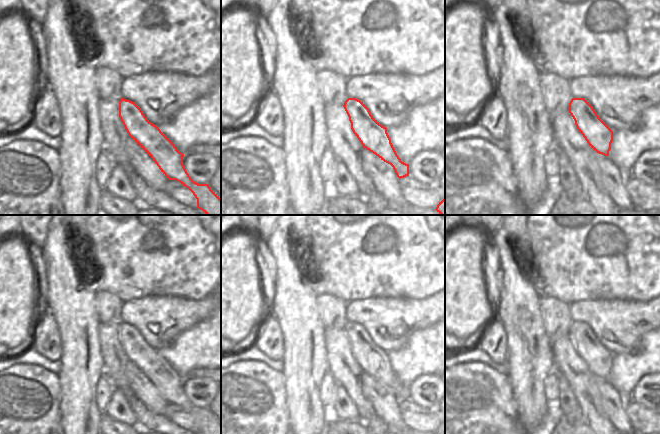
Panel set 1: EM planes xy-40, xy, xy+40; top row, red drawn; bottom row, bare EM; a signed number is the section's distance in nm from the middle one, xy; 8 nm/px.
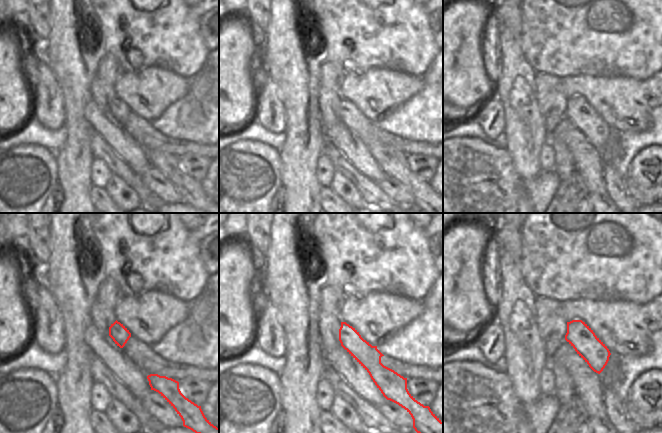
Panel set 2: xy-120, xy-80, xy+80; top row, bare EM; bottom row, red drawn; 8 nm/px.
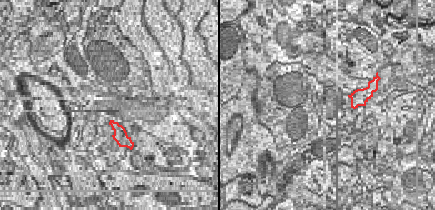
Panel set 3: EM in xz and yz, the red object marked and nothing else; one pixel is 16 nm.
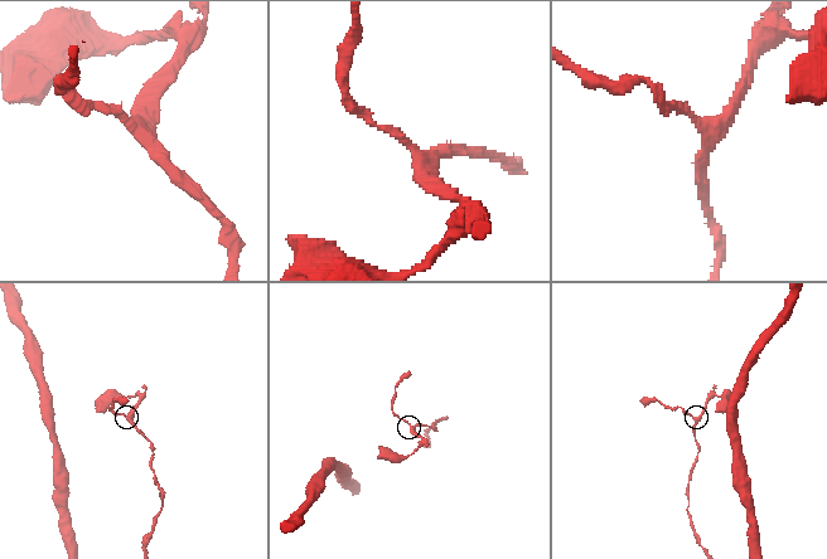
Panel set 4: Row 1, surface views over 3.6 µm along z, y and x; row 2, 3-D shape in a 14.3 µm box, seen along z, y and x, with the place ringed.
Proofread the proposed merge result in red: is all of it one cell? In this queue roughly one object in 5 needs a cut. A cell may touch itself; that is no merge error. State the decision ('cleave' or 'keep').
keep

